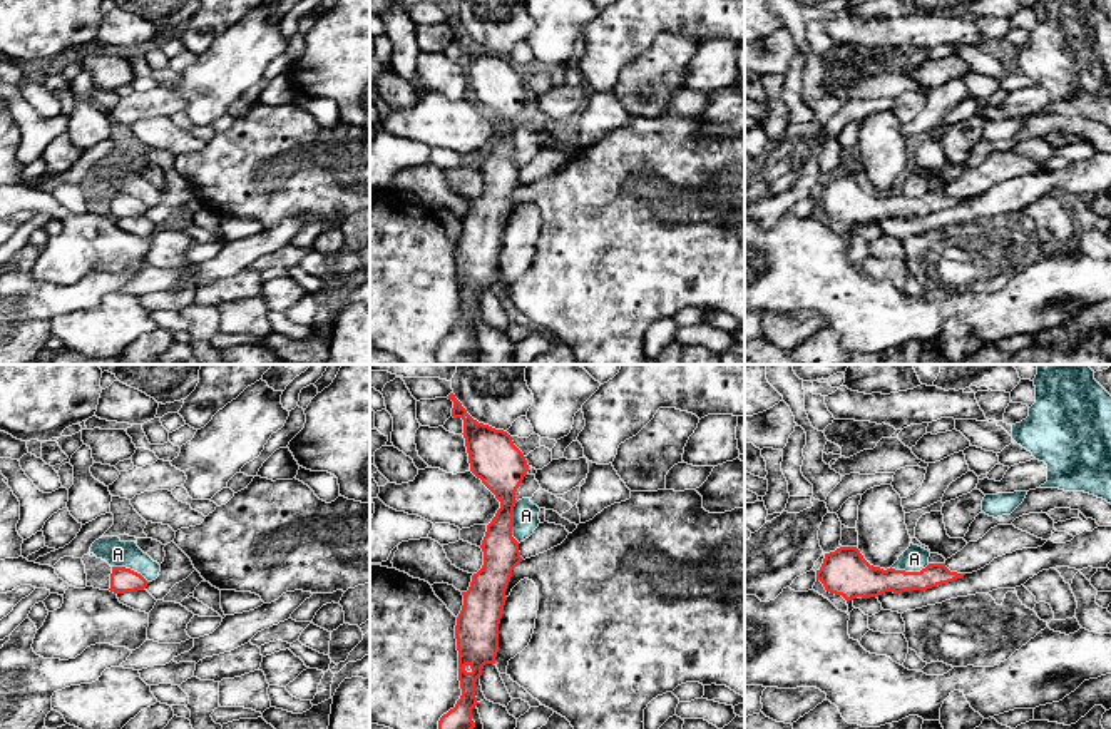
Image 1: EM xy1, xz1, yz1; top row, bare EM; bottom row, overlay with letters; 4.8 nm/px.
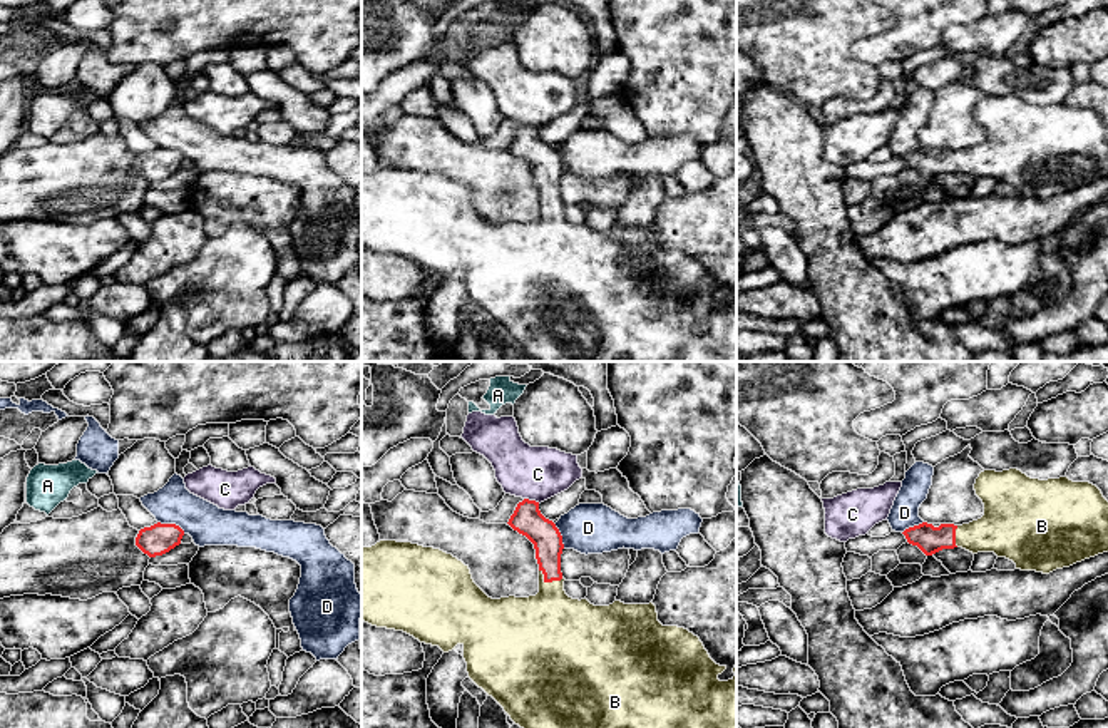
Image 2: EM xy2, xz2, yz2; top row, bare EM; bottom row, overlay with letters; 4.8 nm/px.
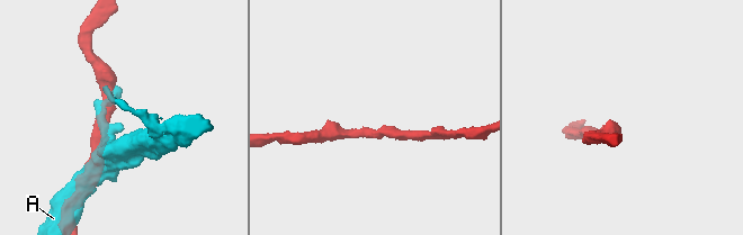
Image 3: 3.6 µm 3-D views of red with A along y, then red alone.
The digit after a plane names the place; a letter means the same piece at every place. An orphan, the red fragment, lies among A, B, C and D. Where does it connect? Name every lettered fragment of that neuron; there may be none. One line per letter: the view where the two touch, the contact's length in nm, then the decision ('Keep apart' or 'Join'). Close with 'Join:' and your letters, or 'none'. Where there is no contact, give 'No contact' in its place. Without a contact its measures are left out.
A: Touches red in xz1. Shared border 200 nm. Keep apart
B: Touches red in xz2. Shared border 130 nm. Join
C: Touches red in xz2. Shared border 80 nm. Keep apart
D: Touches red in xy2. Shared border 150 nm. Keep apart
Join: B

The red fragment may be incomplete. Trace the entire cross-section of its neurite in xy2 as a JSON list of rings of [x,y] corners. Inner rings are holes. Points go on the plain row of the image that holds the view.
[[[154,149],[139,156],[136,171],[149,182],[162,181],[181,169],[184,156],[176,149]]]

